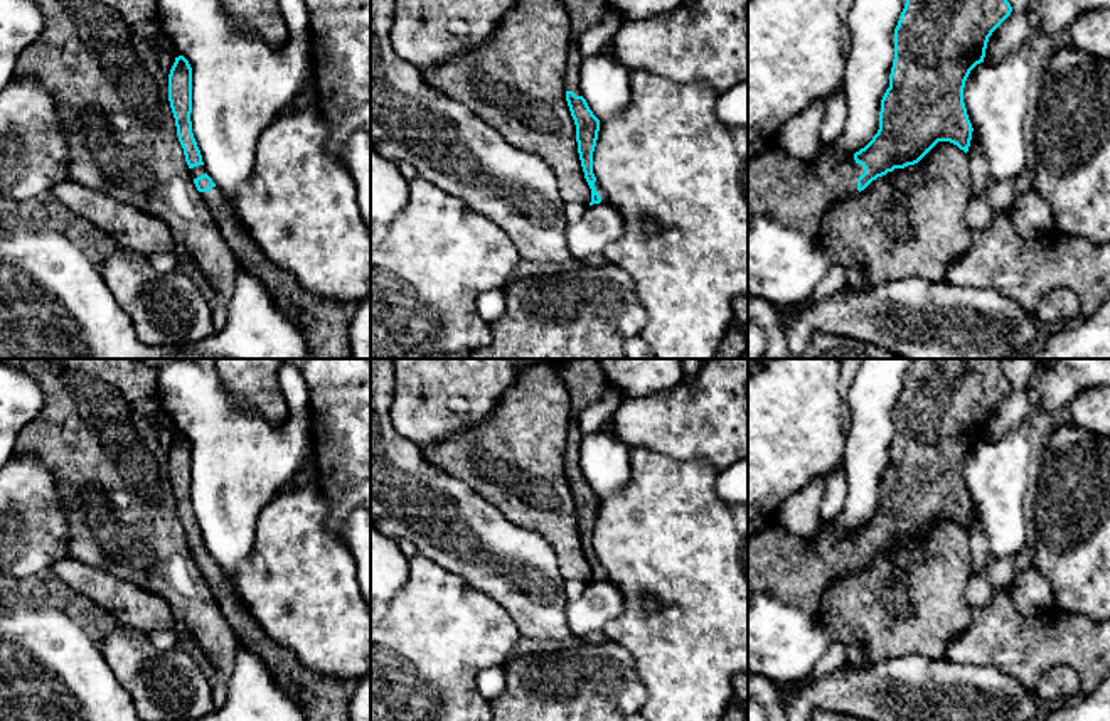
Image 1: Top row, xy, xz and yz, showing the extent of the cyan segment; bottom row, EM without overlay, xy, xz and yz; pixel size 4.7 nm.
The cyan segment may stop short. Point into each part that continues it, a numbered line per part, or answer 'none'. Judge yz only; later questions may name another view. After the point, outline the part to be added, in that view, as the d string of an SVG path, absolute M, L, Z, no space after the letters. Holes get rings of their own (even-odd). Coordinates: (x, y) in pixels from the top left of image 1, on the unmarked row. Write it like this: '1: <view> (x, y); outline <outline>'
1: yz (797, 571); outline M834 521L822 526L812 542L797 537L780 522L770 524L748 541L748 593L771 593L819 617L822 596L835 579L844 579L859 569L857 556L862 551L864 544L854 534L841 536Z

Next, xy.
1: xy (322, 698); outline M217 564L200 573L241 647L261 659L276 686L300 706L307 721L350 721L349 702L357 679L323 676L303 665L261 628Z

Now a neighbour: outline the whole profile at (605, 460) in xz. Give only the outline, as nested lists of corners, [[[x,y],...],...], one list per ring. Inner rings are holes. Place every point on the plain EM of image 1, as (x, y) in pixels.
[[[601,430],[583,435],[579,465],[593,492],[600,499],[610,497],[620,492],[632,475],[630,446]]]

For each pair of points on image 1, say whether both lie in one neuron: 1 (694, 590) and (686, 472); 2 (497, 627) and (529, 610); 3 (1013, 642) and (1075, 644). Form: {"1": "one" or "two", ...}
{"1": "one", "2": "two", "3": "one"}

